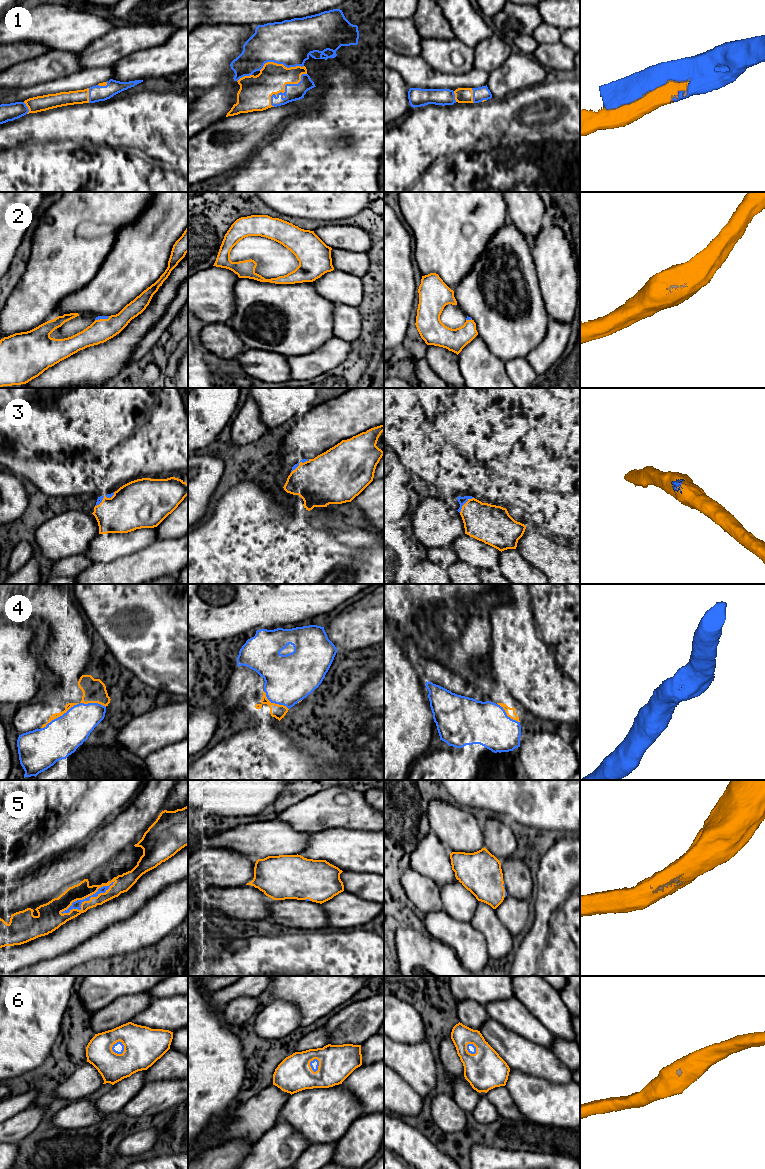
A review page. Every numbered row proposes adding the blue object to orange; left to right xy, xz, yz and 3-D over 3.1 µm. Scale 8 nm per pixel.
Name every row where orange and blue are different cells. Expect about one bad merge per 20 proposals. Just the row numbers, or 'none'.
none

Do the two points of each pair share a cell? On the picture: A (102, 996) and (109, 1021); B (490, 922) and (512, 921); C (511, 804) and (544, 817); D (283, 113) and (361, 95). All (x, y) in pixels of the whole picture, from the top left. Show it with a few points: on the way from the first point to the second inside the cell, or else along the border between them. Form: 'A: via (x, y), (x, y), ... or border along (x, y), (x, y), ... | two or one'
A: border along (126, 995), (117, 997), (93, 1012) | two
B: border along (495, 909), (495, 915), (498, 920), (513, 936) | two
C: via (519, 804), (531, 804), (536, 809) | one
D: border along (307, 102), (281, 124) | two

